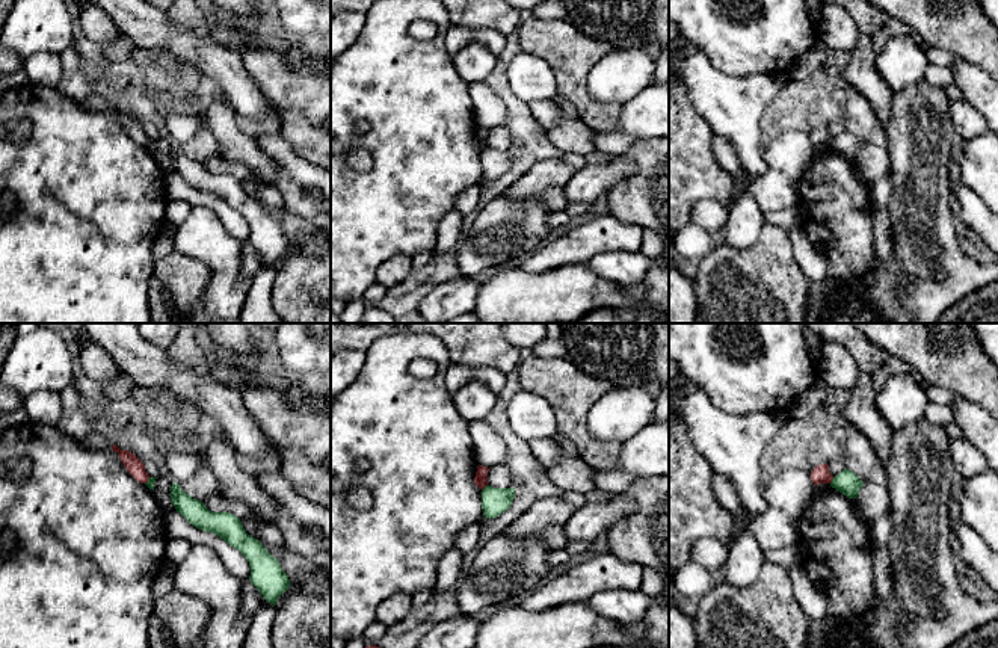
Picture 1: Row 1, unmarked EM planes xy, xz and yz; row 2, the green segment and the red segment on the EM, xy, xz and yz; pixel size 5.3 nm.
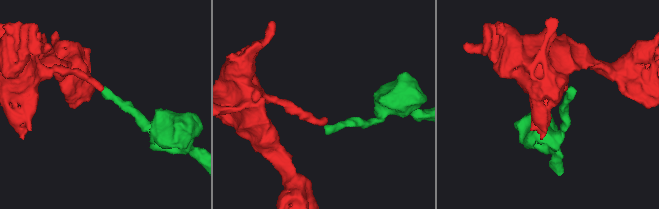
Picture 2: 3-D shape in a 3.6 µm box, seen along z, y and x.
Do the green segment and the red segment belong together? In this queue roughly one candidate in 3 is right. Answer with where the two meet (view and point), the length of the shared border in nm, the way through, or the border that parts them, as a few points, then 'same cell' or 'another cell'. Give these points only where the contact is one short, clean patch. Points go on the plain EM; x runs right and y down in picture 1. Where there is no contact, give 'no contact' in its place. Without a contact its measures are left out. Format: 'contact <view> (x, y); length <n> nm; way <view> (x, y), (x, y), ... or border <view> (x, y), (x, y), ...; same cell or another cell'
contact xz (485, 148); length 50 nm; border xz (486, 145), (482, 151); another cell

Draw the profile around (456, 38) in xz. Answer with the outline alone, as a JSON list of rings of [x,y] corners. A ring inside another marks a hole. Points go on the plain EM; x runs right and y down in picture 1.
[[[451,26],[445,35],[445,50],[450,56],[454,56],[470,42],[482,42],[498,56],[504,50],[506,38],[495,30],[473,30],[459,26]]]

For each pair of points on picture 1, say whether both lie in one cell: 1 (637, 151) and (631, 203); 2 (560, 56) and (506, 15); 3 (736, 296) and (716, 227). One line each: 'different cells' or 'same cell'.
1: same cell
2: different cells
3: different cells

